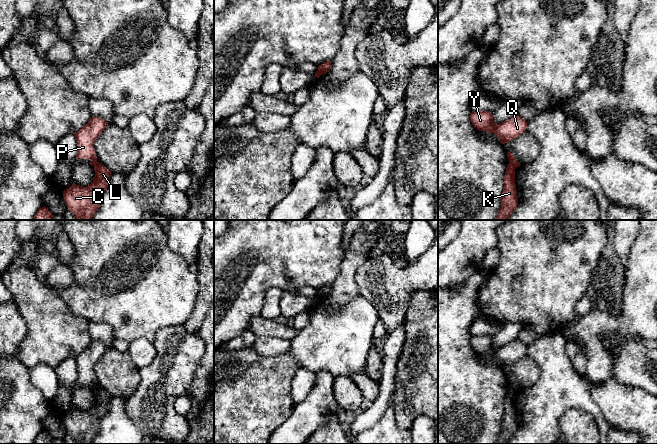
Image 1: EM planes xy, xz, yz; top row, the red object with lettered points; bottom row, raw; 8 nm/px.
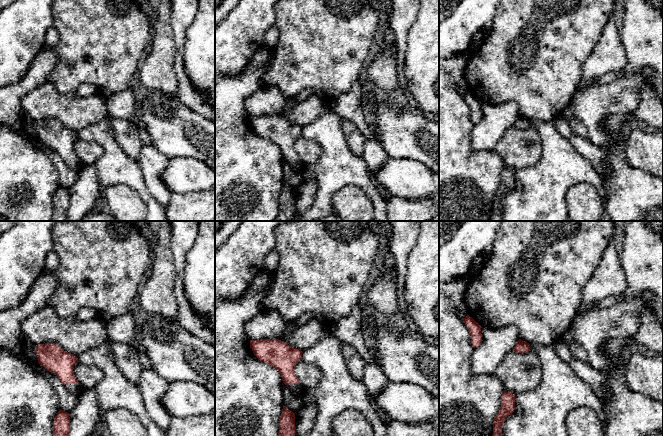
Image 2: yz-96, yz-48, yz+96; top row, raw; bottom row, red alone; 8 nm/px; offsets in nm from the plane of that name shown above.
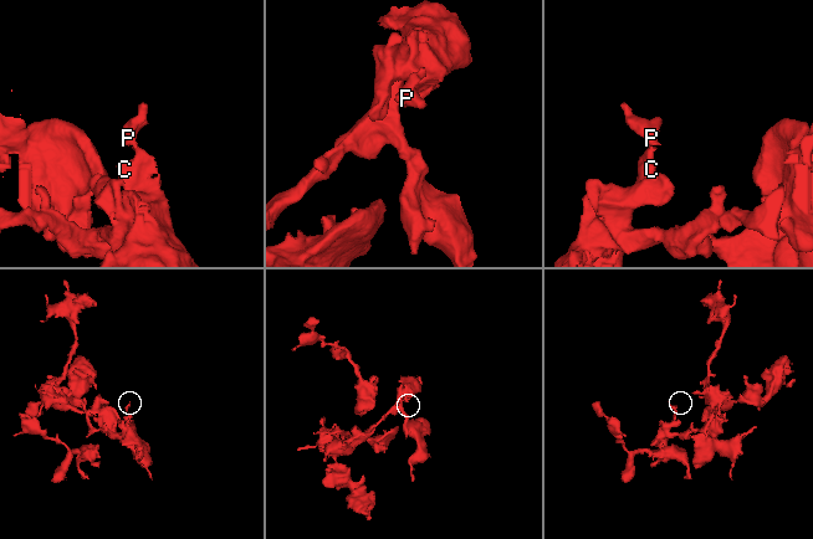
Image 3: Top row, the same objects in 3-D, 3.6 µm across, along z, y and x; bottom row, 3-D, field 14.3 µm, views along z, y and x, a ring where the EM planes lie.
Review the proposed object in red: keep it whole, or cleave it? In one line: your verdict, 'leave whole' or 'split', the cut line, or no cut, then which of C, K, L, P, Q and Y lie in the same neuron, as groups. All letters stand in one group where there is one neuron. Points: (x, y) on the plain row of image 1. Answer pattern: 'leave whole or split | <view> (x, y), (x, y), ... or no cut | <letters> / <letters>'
split | yz (509, 386), (515, 392) | C K L / P Q Y

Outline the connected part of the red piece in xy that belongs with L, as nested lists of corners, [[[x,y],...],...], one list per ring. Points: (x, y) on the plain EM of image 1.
[[[97,387],[94,395],[95,401],[90,409],[82,411],[73,407],[63,415],[65,428],[77,444],[90,444],[94,440],[100,430],[99,421],[109,409],[109,393]]]

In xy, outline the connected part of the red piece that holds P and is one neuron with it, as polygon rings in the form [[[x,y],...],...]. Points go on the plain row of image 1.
[[[92,341],[86,349],[74,358],[77,364],[76,383],[91,383],[90,389],[92,390],[98,387],[94,366],[107,350],[108,347],[104,343]]]

